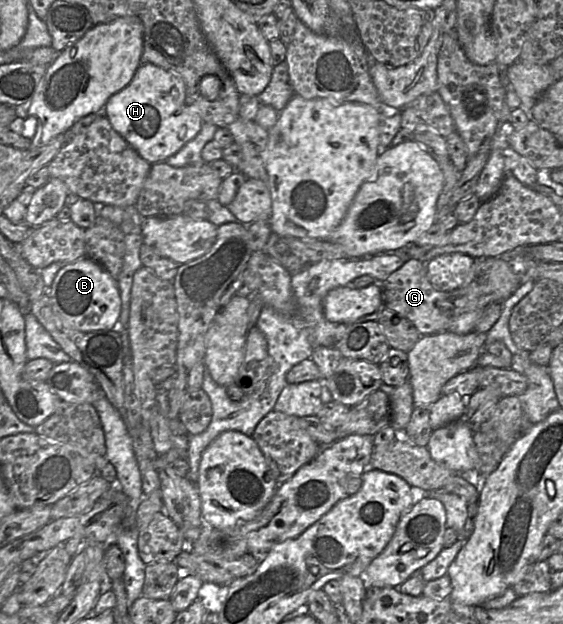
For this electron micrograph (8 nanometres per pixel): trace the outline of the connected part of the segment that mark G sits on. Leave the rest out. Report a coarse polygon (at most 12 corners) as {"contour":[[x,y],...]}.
{"contour":[[500,257],[474,258],[465,285],[439,291],[408,258],[378,283],[383,307],[422,336],[504,302],[522,279]]}

